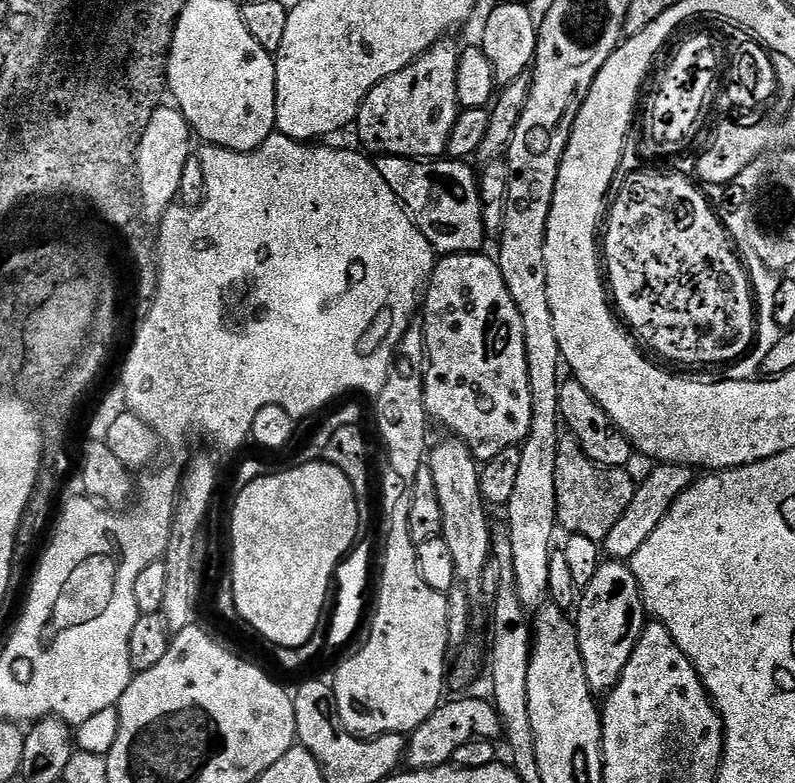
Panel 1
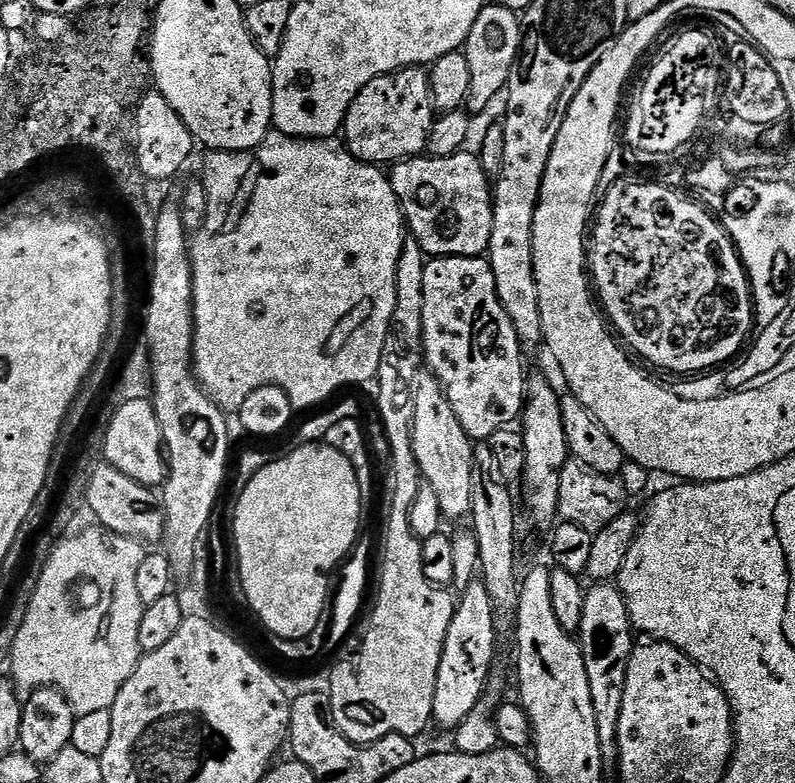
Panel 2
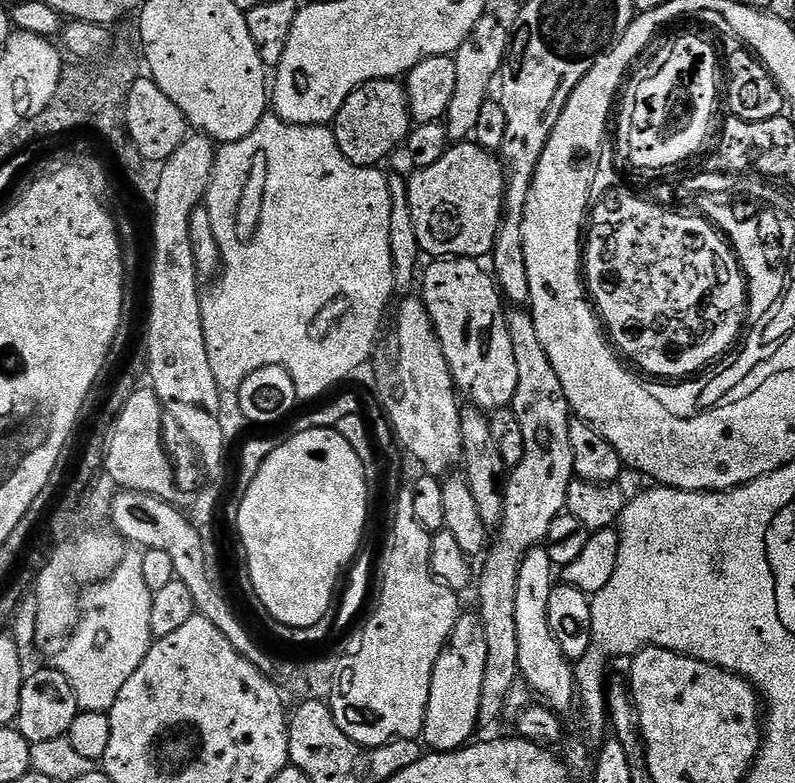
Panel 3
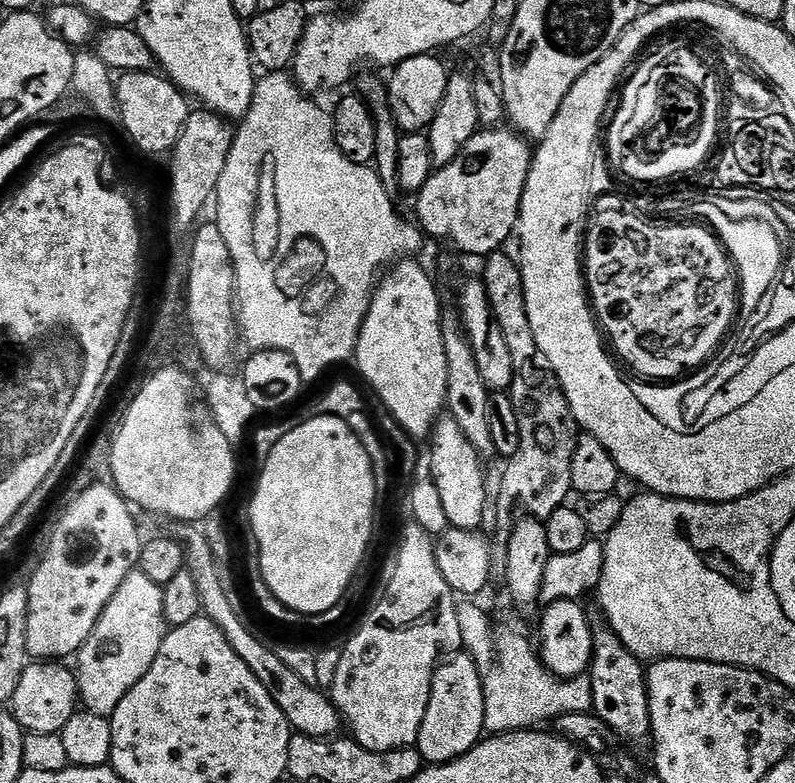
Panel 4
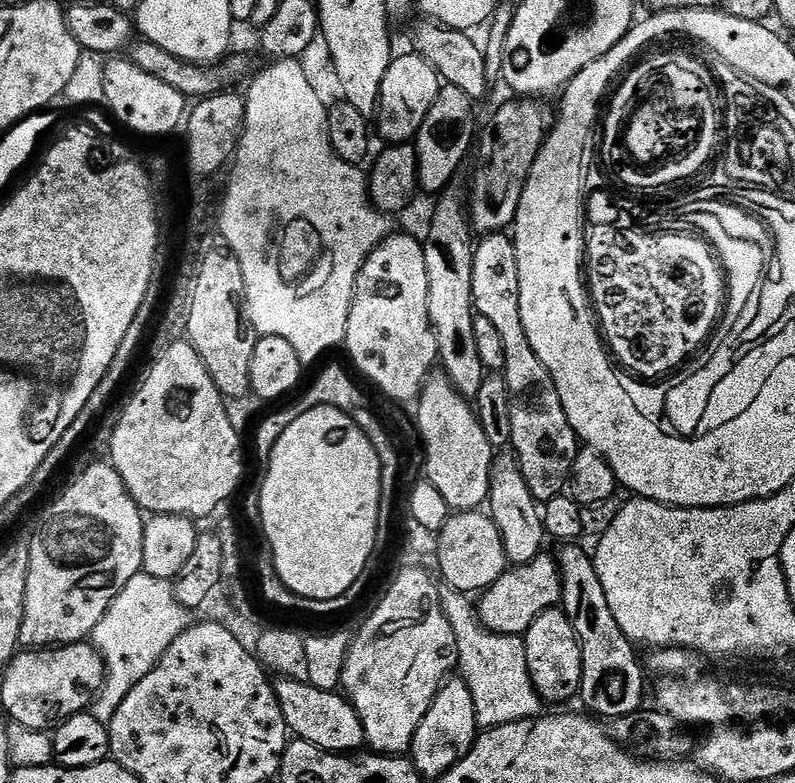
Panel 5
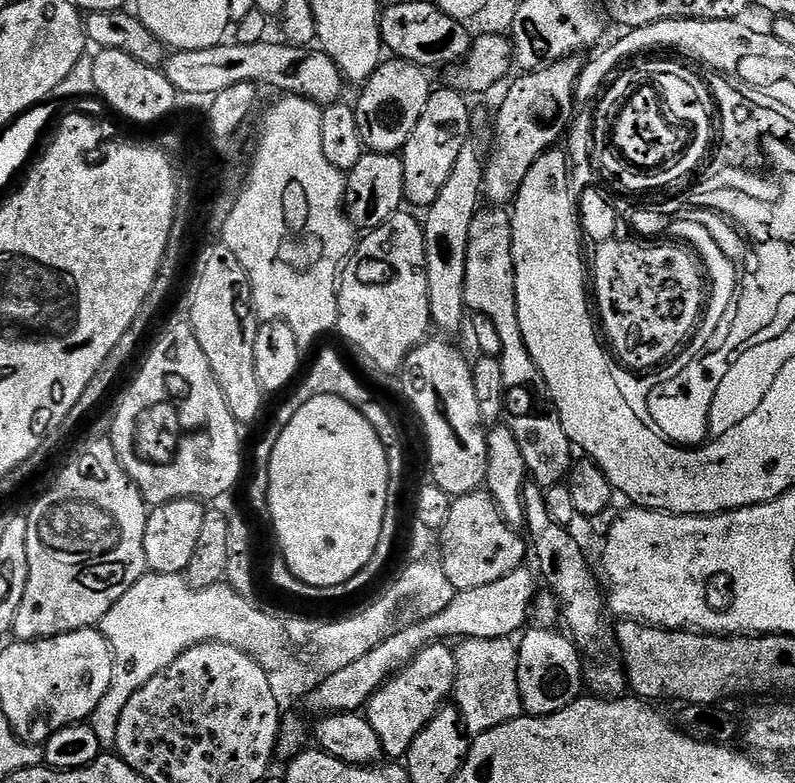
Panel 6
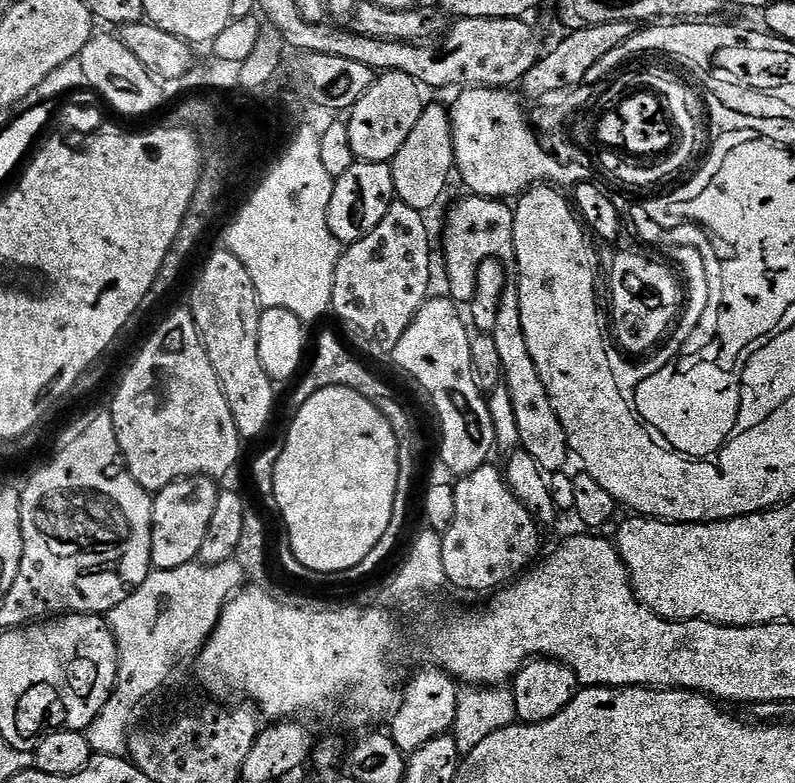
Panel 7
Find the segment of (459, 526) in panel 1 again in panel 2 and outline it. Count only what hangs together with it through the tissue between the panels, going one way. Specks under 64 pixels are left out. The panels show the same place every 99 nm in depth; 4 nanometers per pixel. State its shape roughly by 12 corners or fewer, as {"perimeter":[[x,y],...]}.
{"perimeter":[[435,376],[414,389],[412,445],[449,521],[471,517],[474,441]]}

